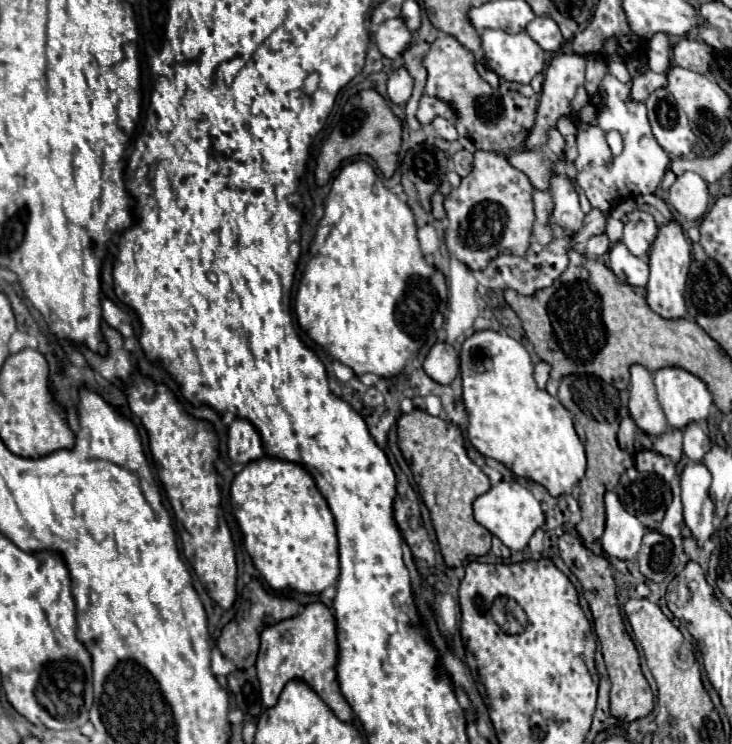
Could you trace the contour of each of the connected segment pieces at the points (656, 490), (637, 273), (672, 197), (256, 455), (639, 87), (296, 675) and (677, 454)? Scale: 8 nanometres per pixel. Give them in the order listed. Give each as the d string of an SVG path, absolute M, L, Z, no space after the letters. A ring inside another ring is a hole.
M627 469L615 493L623 507L635 515L647 529L659 529L667 505L671 503L671 489L663 483L663 477L653 473L641 473L639 469Z
M615 243L609 249L609 267L615 273L617 281L623 281L625 285L637 285L637 287L647 285L647 277L649 277L647 263L631 255L623 243Z
M683 173L669 189L669 201L685 221L699 221L709 209L707 183L697 173Z
M235 419L227 433L227 453L233 463L251 463L259 461L265 455L265 449L261 445L261 437L255 431L255 427L245 419Z
M647 71L645 75L639 75L639 77L633 78L632 81L631 97L635 101L645 101L655 89L667 85L665 75L659 75L659 73L653 73L653 71Z
M311 603L297 617L267 627L261 633L261 649L257 657L257 677L261 683L263 705L273 707L287 681L303 679L327 703L327 707L337 715L337 719L351 721L353 711L339 691L335 663L337 663L335 619L323 603Z
M667 431L661 437L653 439L653 451L661 453L673 463L681 461L683 455L683 433L681 431Z

